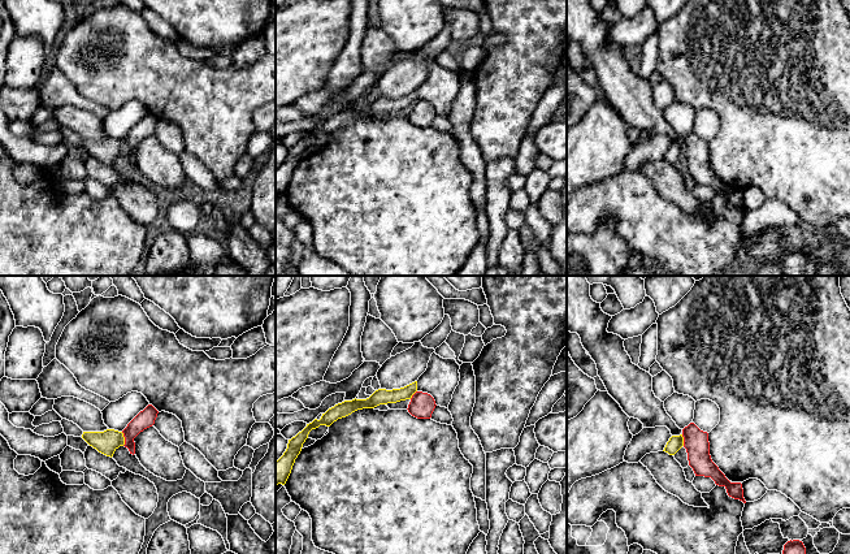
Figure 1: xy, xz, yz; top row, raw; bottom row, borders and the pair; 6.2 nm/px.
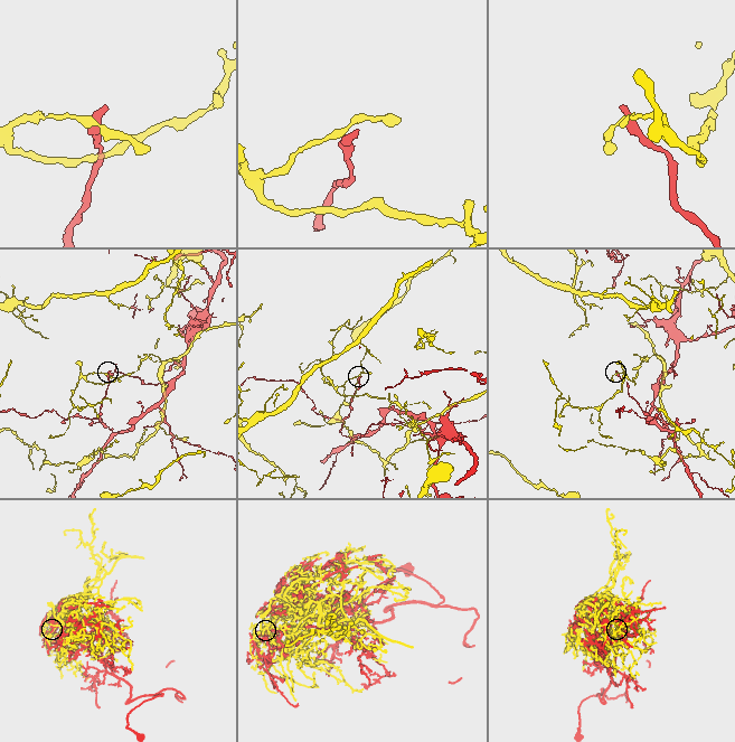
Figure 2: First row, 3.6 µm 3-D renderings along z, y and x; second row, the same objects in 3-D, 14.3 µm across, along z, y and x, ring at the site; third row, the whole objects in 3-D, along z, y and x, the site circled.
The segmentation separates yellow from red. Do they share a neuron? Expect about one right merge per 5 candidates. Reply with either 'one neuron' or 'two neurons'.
two neurons

